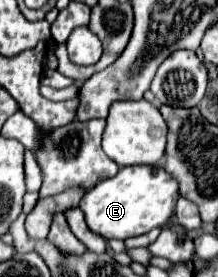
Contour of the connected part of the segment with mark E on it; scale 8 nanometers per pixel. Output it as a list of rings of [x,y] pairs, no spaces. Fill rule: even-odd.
[[[131,165],[87,191],[79,203],[91,231],[105,239],[127,239],[163,227],[175,213],[179,183],[161,165]]]

